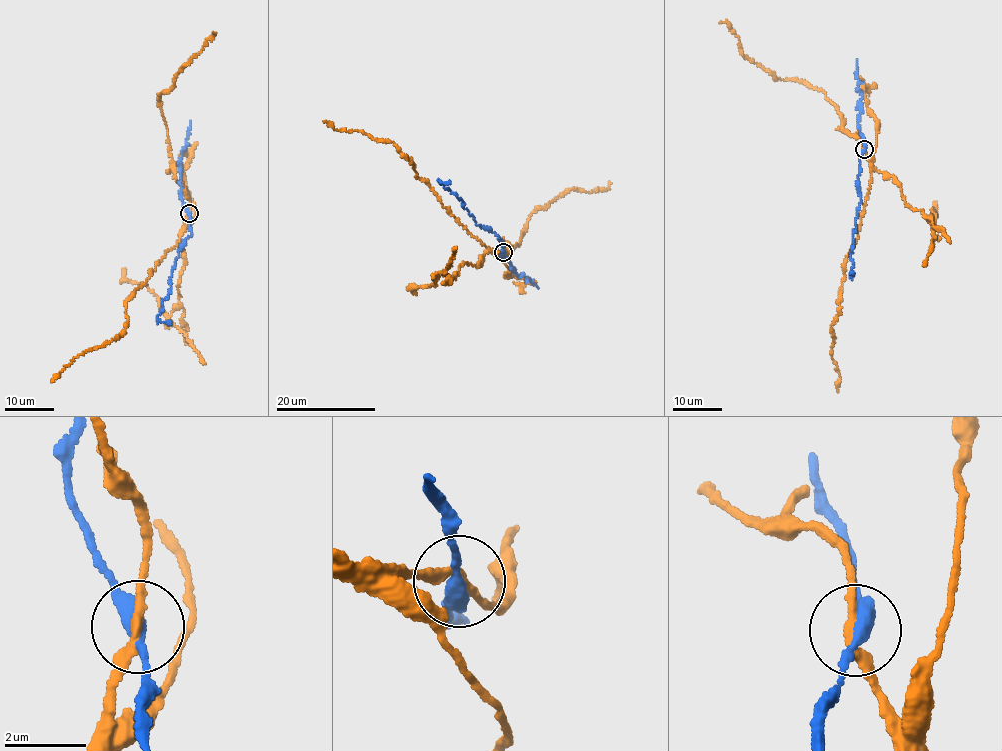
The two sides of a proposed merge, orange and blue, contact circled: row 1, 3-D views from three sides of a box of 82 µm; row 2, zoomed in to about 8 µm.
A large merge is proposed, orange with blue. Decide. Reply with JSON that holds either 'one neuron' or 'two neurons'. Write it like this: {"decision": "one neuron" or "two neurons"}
{"decision": "two neurons"}

